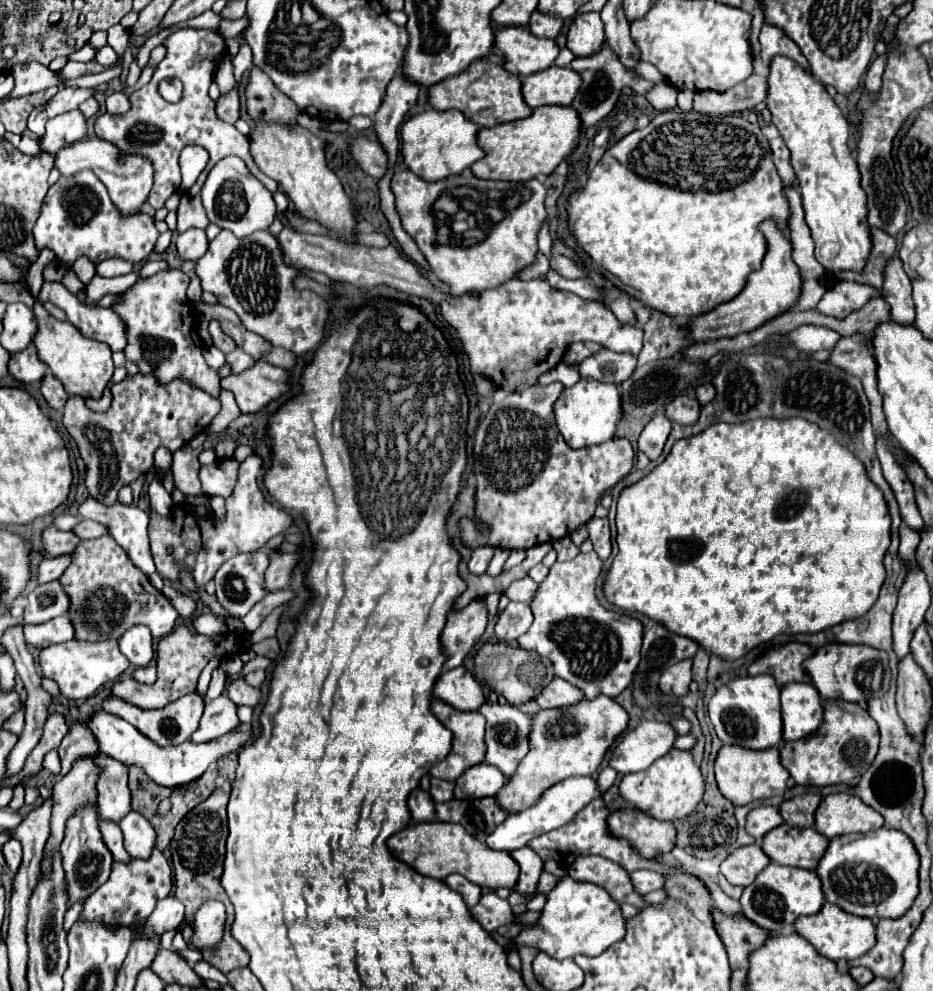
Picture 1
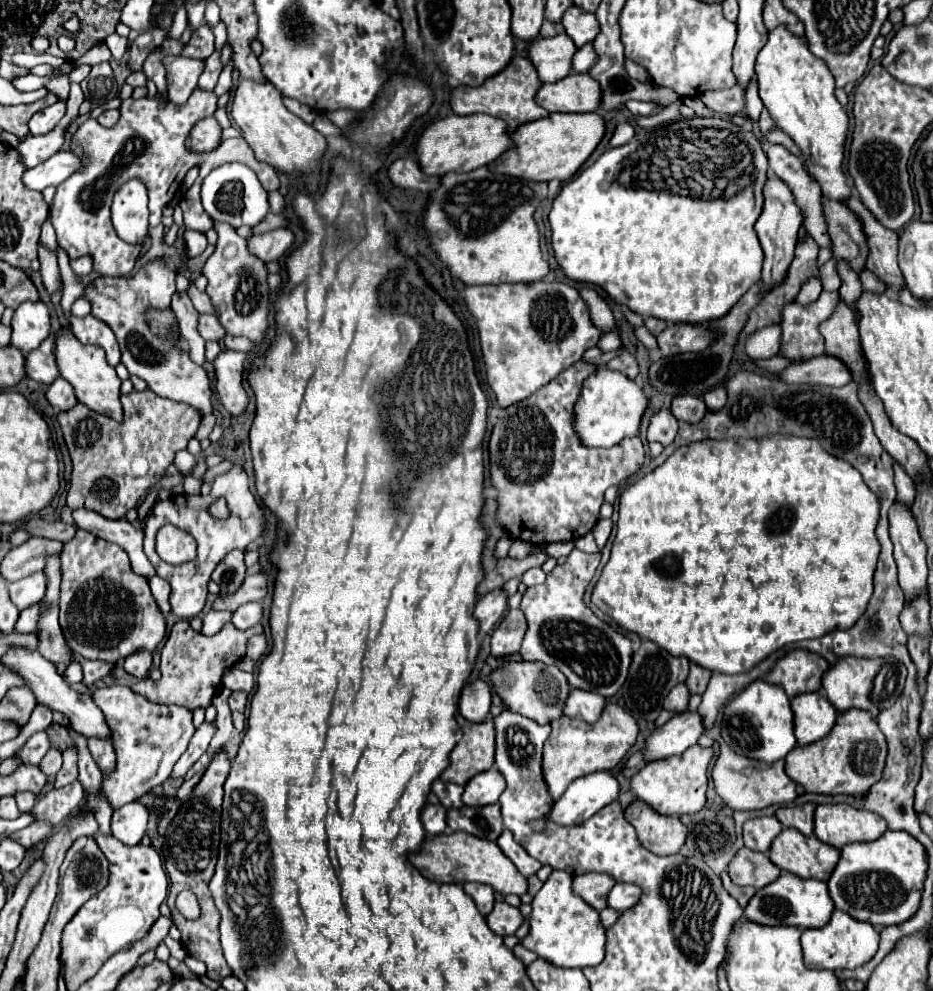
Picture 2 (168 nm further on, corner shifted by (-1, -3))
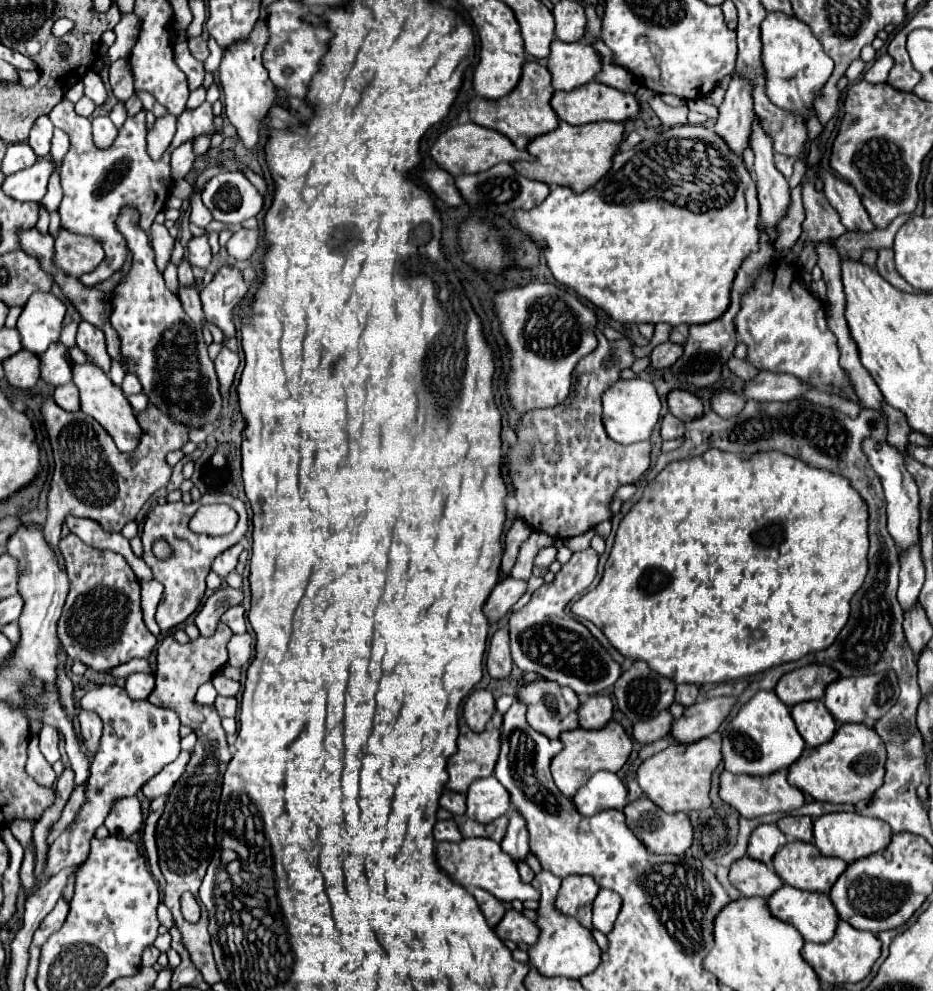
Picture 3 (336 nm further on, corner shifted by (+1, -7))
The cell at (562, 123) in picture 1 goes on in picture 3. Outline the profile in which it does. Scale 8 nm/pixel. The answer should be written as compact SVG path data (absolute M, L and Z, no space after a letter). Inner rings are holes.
M561 121L555 131L539 135L535 141L529 143L527 151L535 157L535 161L515 161L513 167L523 177L537 179L547 185L553 183L567 185L575 193L583 193L587 191L587 187L593 187L611 169L611 159L619 151L619 145L623 141L623 131L625 127L613 121L597 121L579 127Z

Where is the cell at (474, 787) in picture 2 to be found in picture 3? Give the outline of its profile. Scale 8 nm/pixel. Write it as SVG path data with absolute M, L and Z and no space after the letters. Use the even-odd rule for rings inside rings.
M477 779L467 791L467 815L483 825L507 813L511 807L507 789L495 779Z

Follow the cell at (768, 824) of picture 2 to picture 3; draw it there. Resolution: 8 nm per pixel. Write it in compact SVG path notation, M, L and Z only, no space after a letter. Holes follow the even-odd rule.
M759 825L751 839L749 839L749 847L747 847L747 855L751 859L757 859L765 865L771 865L773 855L787 843L787 837L779 831L777 825Z

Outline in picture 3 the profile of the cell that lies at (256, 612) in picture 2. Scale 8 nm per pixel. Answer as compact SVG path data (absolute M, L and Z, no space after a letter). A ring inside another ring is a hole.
M233 605L233 607L229 607L229 609L223 613L221 621L223 621L233 633L245 633L245 609L243 609L243 605Z

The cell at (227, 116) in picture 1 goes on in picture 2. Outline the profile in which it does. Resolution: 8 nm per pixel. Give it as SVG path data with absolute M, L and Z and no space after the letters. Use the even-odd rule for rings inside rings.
M205 117L193 127L193 131L187 139L187 147L193 151L199 151L199 153L211 151L221 143L221 133L223 133L223 129L221 129L219 121L215 117Z

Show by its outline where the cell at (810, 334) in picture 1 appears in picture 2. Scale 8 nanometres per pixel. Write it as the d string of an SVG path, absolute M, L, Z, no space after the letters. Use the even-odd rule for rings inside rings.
M771 325L751 335L745 345L745 351L751 359L757 361L757 359L769 359L769 357L781 355L779 347L781 347L781 327Z

